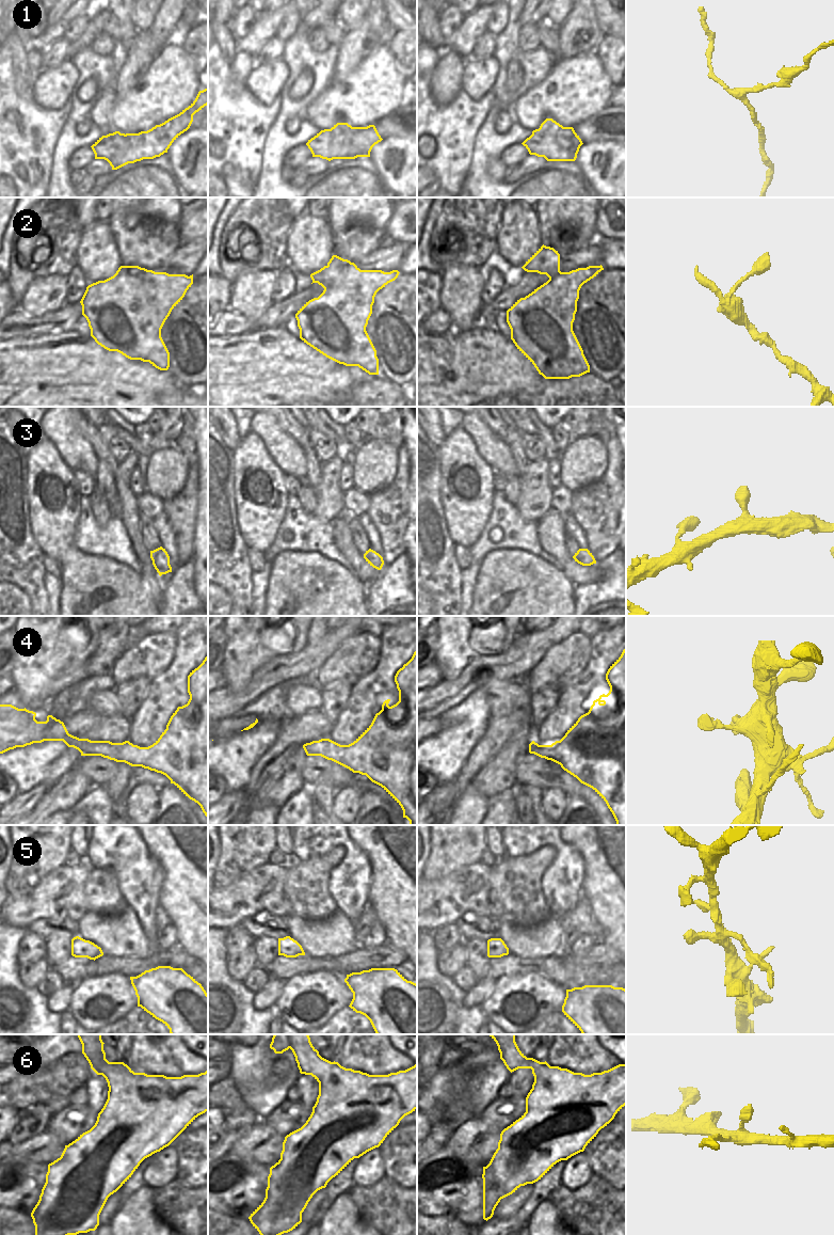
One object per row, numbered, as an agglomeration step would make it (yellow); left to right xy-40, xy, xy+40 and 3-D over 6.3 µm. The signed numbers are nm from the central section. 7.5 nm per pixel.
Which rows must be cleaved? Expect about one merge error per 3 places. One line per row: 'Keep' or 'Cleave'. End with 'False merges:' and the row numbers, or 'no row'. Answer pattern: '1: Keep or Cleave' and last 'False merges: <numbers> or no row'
1: Cleave
2: Cleave
3: Keep
4: Keep
5: Keep
6: Keep
False merges: 1, 2

